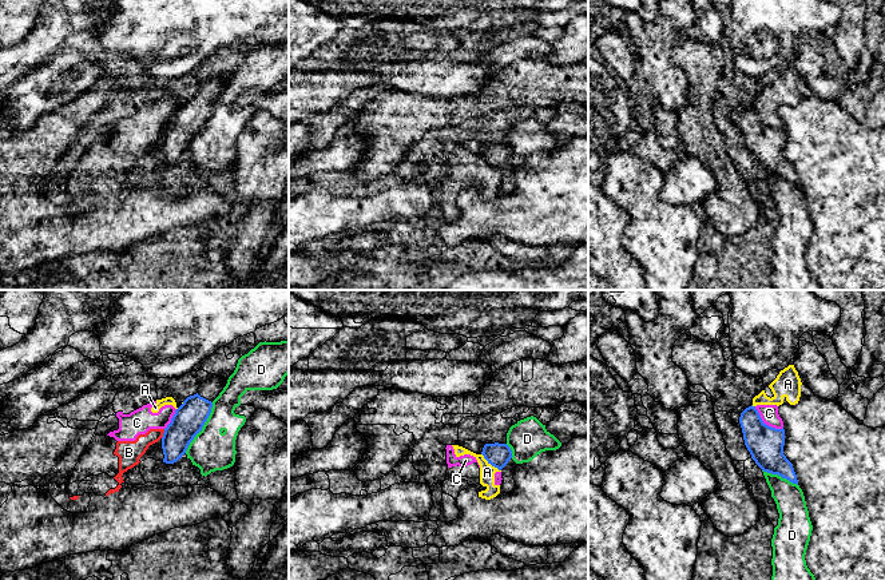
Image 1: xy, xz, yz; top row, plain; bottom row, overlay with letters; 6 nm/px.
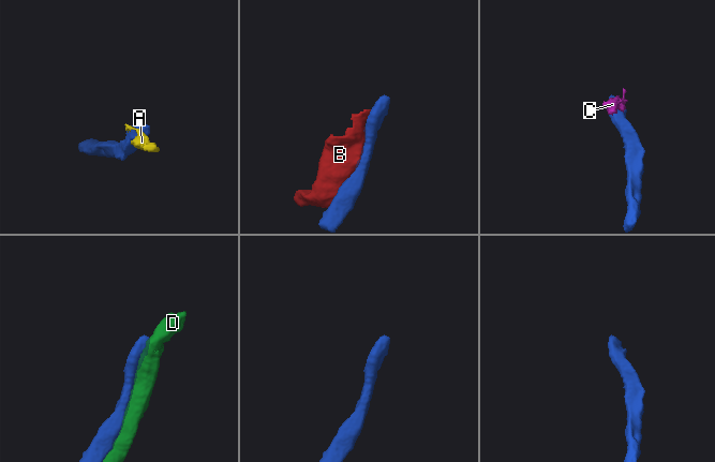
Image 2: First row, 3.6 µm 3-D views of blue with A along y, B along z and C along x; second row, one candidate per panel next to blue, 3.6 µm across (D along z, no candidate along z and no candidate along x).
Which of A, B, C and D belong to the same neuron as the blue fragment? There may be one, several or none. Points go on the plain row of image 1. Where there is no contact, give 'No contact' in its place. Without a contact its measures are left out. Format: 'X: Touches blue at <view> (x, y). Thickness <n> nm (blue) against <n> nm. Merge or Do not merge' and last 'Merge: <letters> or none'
A: Touches blue at xz (491, 165). Thickness 140 nm (blue) against 100 nm. Do not merge
B: Touches blue at xy (163, 134). Thickness 190 nm (blue) against 140 nm. Do not merge
C: Touches blue at yz (765, 124). Thickness 220 nm (blue) against 110 nm. Do not merge
D: Touches blue at xy (202, 127). Thickness 190 nm (blue) against 240 nm. Do not merge
Merge: none

